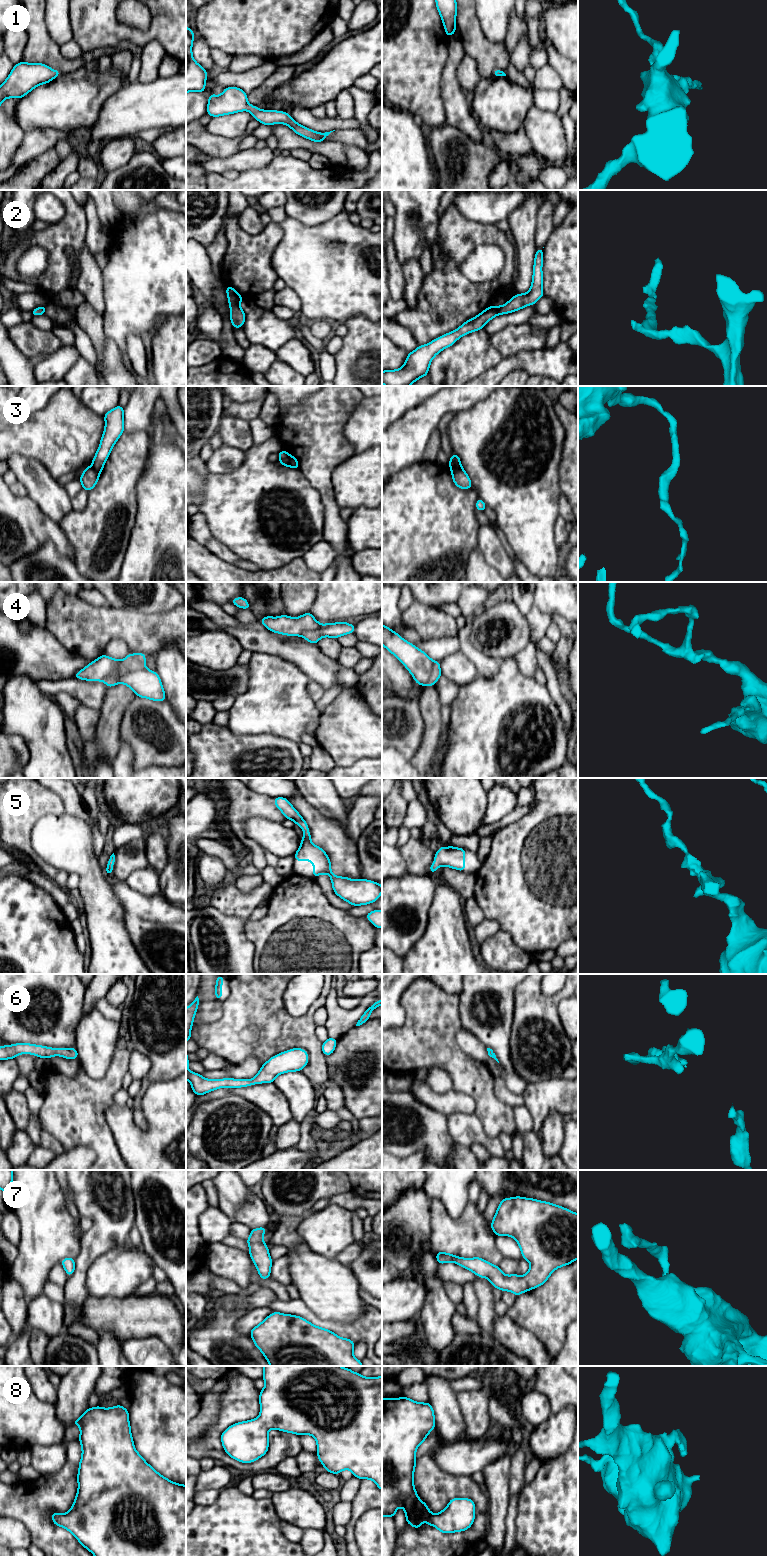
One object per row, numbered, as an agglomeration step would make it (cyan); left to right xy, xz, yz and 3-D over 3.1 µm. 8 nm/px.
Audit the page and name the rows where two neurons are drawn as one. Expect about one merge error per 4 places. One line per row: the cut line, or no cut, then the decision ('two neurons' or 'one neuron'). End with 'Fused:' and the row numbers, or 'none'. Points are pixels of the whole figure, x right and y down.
1: cut none; one neuron
2: cut none; one neuron
3: cut yz (450, 466), (461, 468); two neurons
4: cut none; one neuron
5: cut none; one neuron
6: cut none; one neuron
7: cut none; one neuron
8: cut none; one neuron
Fused: 3

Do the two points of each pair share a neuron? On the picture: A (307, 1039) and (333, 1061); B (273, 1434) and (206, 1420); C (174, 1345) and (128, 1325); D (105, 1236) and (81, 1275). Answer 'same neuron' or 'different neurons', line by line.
A: different neurons
B: different neurons
C: same neuron
D: same neuron

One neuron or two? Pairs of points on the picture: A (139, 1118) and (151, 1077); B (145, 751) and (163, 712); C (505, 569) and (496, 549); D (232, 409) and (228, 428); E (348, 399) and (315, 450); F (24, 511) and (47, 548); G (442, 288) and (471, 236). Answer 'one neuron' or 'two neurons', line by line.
A: one neuron
B: one neuron
C: one neuron
D: two neurons
E: one neuron
F: two neurons
G: one neuron

